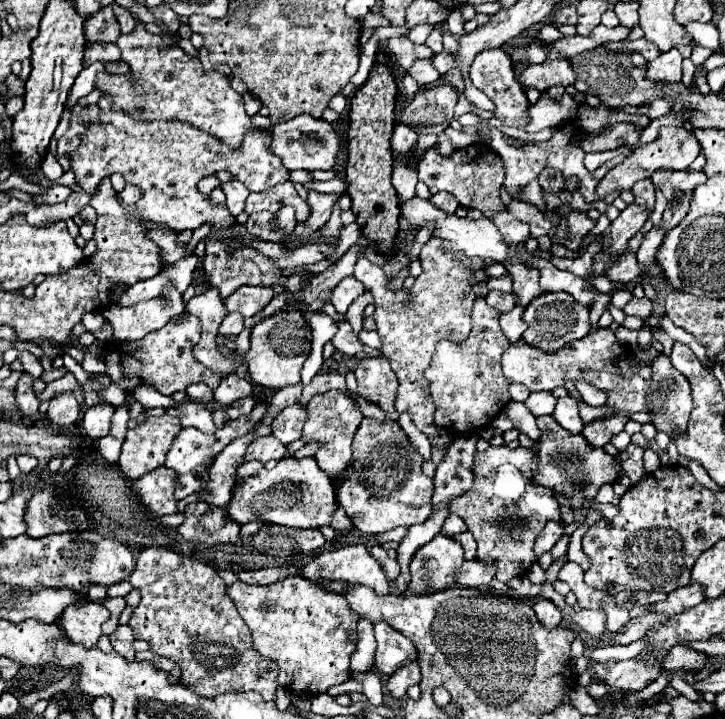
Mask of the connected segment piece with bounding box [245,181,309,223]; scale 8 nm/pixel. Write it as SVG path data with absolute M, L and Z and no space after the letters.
M291 181L279 183L267 191L259 191L259 193L251 193L247 197L247 205L245 205L245 213L259 213L259 211L277 211L283 205L293 205L295 207L295 219L297 223L305 223L309 219L309 207L307 201L299 197L299 193L295 191Z

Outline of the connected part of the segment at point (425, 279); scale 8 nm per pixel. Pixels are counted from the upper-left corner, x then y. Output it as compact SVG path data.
M433 235L421 249L419 255L423 273L415 279L415 285L409 289L387 289L389 279L385 277L383 269L371 265L363 255L359 255L355 265L355 279L359 279L367 291L375 297L375 321L377 333L381 337L381 353L391 359L391 367L399 379L399 391L395 409L399 413L409 411L413 415L413 423L421 429L429 439L431 445L445 445L449 439L449 431L441 431L433 425L431 417L431 393L429 383L425 379L425 369L429 367L431 353L435 345L443 339L451 343L465 343L471 333L471 307L475 299L487 297L487 281L489 275L485 271L483 259L471 259L461 251L445 251L443 239Z

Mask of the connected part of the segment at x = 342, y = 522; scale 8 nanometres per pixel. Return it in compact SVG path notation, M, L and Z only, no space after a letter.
M339 506L337 511L333 514L331 527L335 530L341 530L345 528L350 528L352 526L351 521L348 519L343 507Z

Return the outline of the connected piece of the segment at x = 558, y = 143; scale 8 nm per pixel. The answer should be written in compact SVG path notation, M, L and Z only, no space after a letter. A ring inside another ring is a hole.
M567 121L567 123L561 123L557 127L551 127L553 129L553 135L549 141L541 141L541 143L525 143L523 147L515 147L509 143L509 137L505 137L505 133L501 133L499 129L495 127L481 127L477 133L481 137L485 137L485 141L493 147L495 153L501 155L501 159L507 163L507 175L505 175L505 181L503 181L503 187L509 191L509 195L515 199L515 201L521 201L521 191L523 187L537 179L539 173L547 167L553 167L553 169L559 169L563 173L565 179L571 179L571 177L577 177L577 189L579 193L585 197L587 203L593 203L597 201L595 199L595 187L599 183L599 179L603 179L603 175L607 173L607 169L619 165L623 161L623 155L617 155L615 159L603 163L601 167L597 167L595 171L587 171L585 165L583 165L583 157L587 155L583 149L581 149L581 143L583 143L583 133L587 133L585 129L581 129L575 121Z

